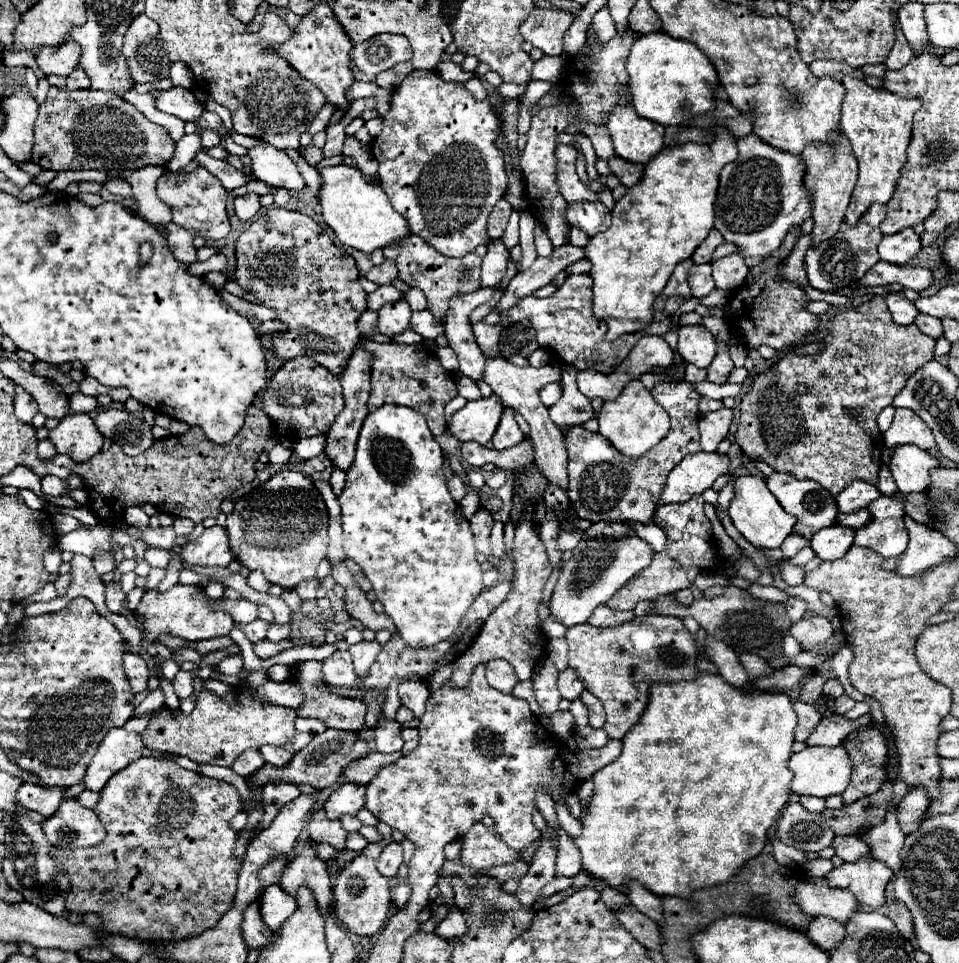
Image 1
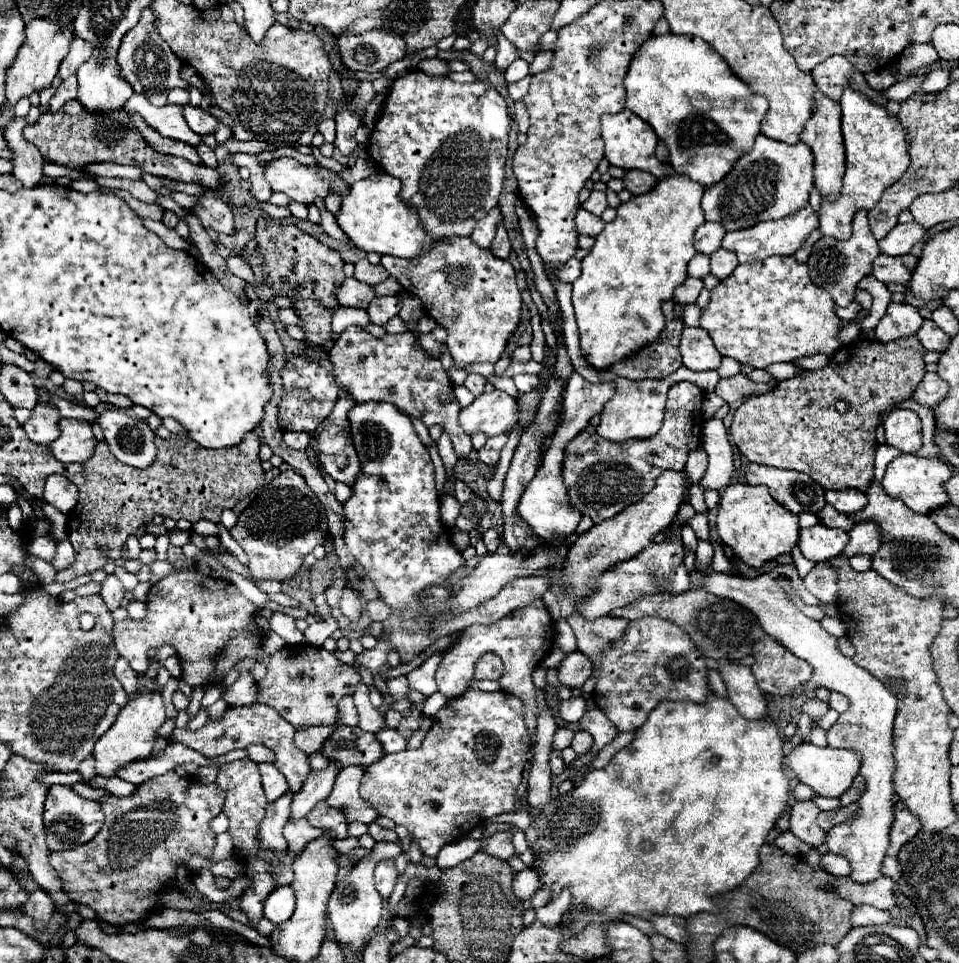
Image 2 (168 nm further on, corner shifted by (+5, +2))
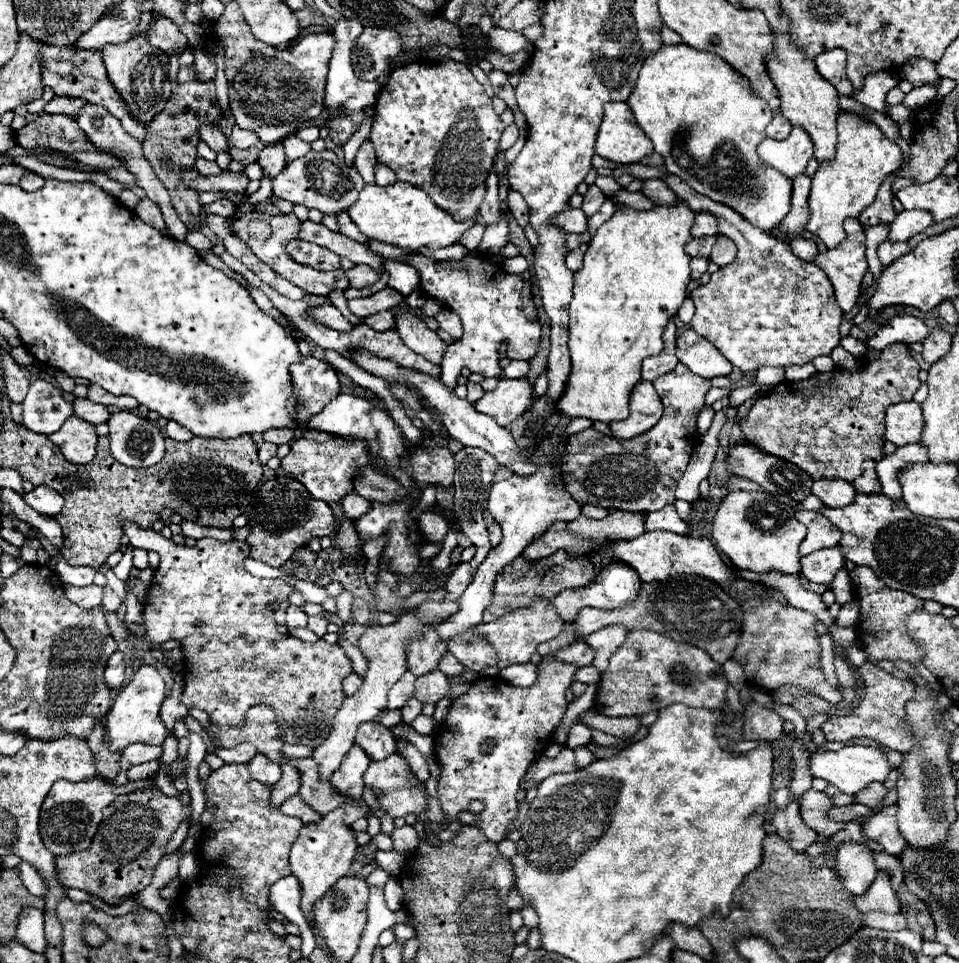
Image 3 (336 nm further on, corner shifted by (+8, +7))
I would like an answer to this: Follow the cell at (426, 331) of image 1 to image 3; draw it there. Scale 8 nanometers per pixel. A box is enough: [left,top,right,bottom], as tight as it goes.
[364,311,394,331]

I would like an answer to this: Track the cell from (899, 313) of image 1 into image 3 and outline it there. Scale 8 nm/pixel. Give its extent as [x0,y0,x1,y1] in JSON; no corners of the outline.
[868,315,930,349]

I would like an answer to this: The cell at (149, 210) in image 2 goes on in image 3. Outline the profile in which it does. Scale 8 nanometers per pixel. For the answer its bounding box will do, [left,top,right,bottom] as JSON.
[136,199,166,231]

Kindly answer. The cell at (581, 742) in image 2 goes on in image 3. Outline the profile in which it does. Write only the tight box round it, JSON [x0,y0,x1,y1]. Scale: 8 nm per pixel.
[566,723,592,749]

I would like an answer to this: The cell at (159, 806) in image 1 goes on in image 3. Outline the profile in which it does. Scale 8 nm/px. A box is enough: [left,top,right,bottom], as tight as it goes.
[56,789,190,905]

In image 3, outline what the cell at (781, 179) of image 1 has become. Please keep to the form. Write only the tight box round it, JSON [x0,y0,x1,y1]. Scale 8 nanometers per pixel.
[758,127,812,179]

